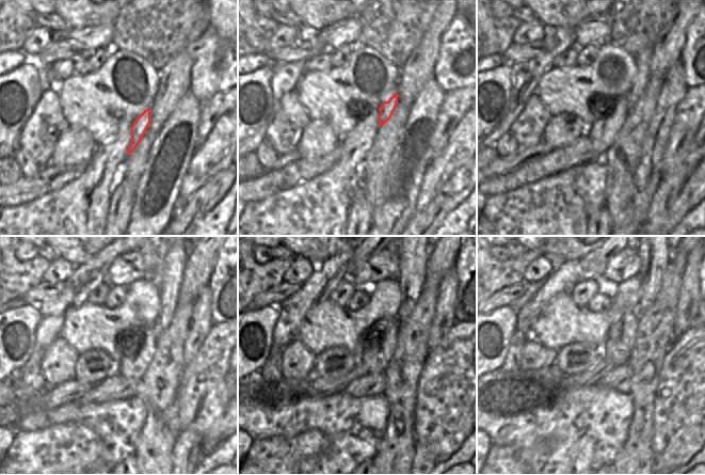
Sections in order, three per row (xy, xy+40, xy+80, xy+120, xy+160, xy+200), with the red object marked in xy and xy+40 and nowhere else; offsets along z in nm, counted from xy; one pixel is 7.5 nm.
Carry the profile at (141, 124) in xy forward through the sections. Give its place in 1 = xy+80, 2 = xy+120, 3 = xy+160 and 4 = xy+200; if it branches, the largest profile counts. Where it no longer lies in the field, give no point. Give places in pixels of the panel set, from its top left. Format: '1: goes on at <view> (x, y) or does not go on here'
1: goes on at xy+80 (642, 77)
2: goes on at xy+120 (174, 267)
3: goes on at xy+160 (413, 257)
4: goes on at xy+200 (655, 257)

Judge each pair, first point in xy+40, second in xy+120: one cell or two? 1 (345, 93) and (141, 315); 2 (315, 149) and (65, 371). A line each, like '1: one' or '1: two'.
1: one
2: two

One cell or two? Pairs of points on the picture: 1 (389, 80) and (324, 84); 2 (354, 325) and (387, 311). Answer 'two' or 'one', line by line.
1: one
2: one

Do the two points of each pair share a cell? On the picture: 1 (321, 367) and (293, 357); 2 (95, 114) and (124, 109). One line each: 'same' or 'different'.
1: different
2: same

